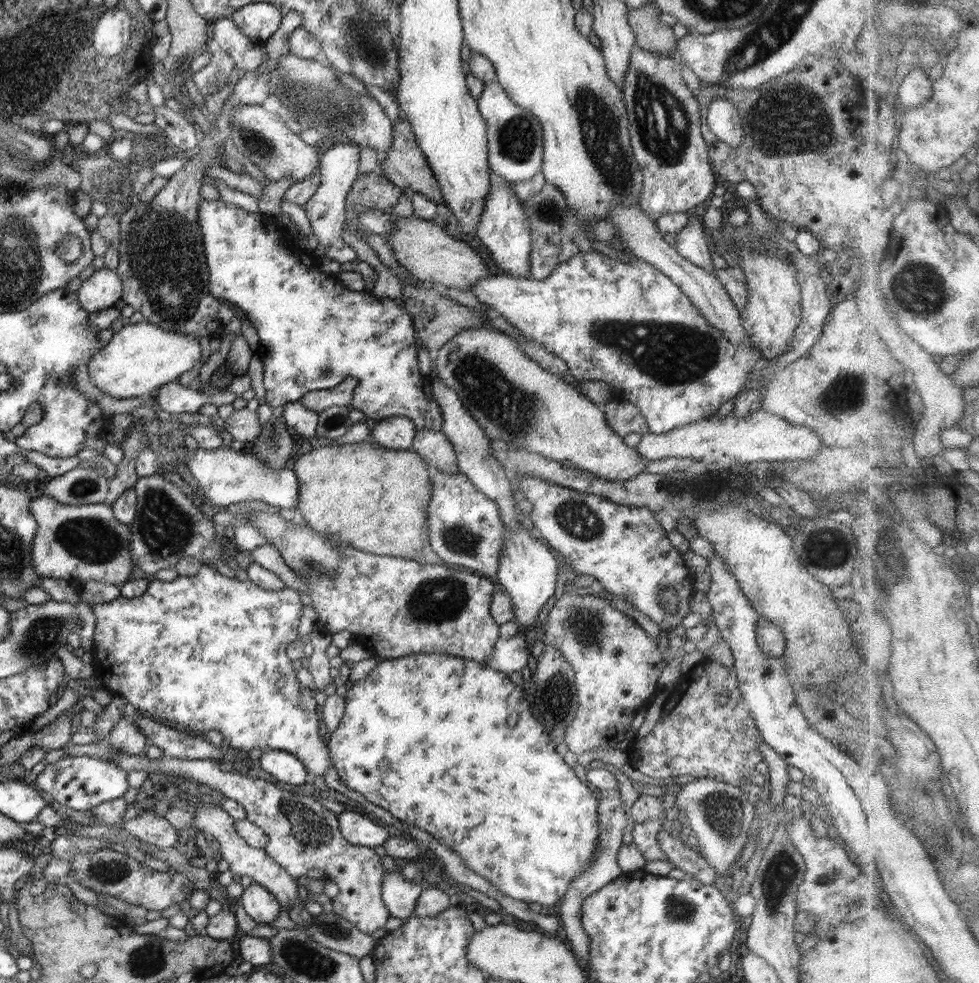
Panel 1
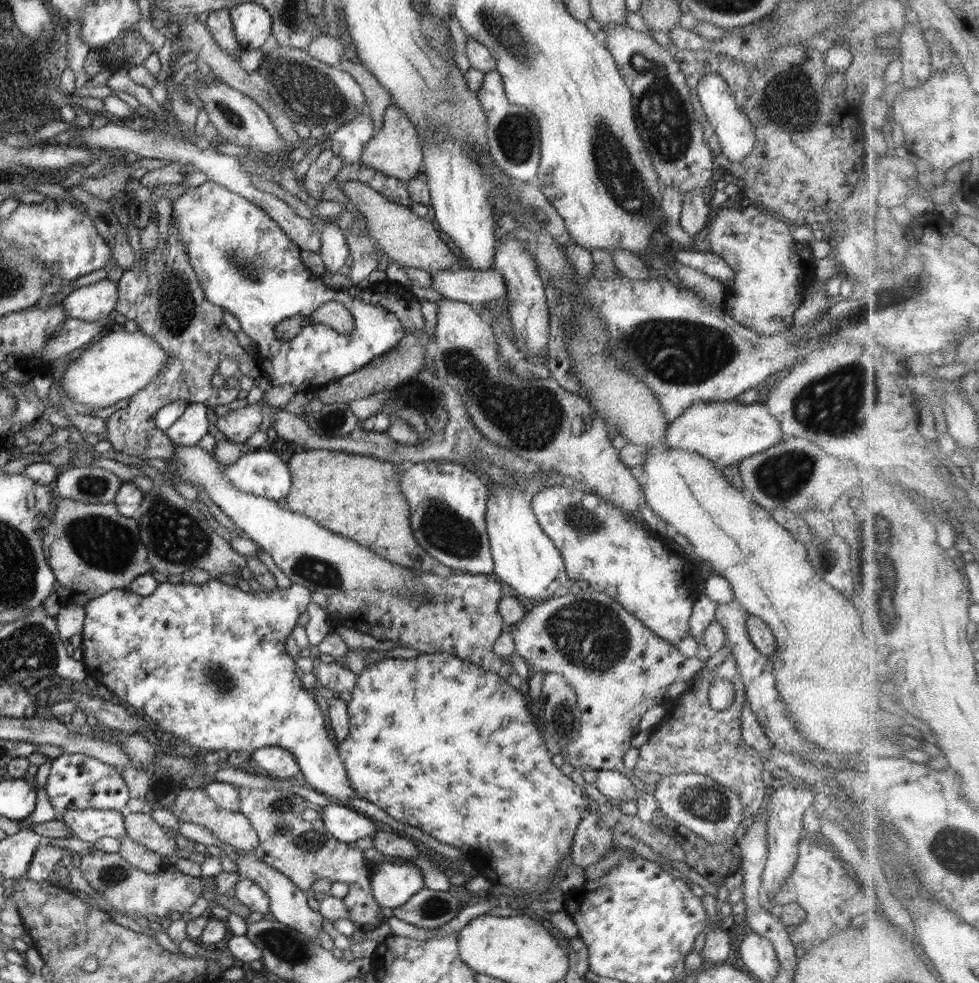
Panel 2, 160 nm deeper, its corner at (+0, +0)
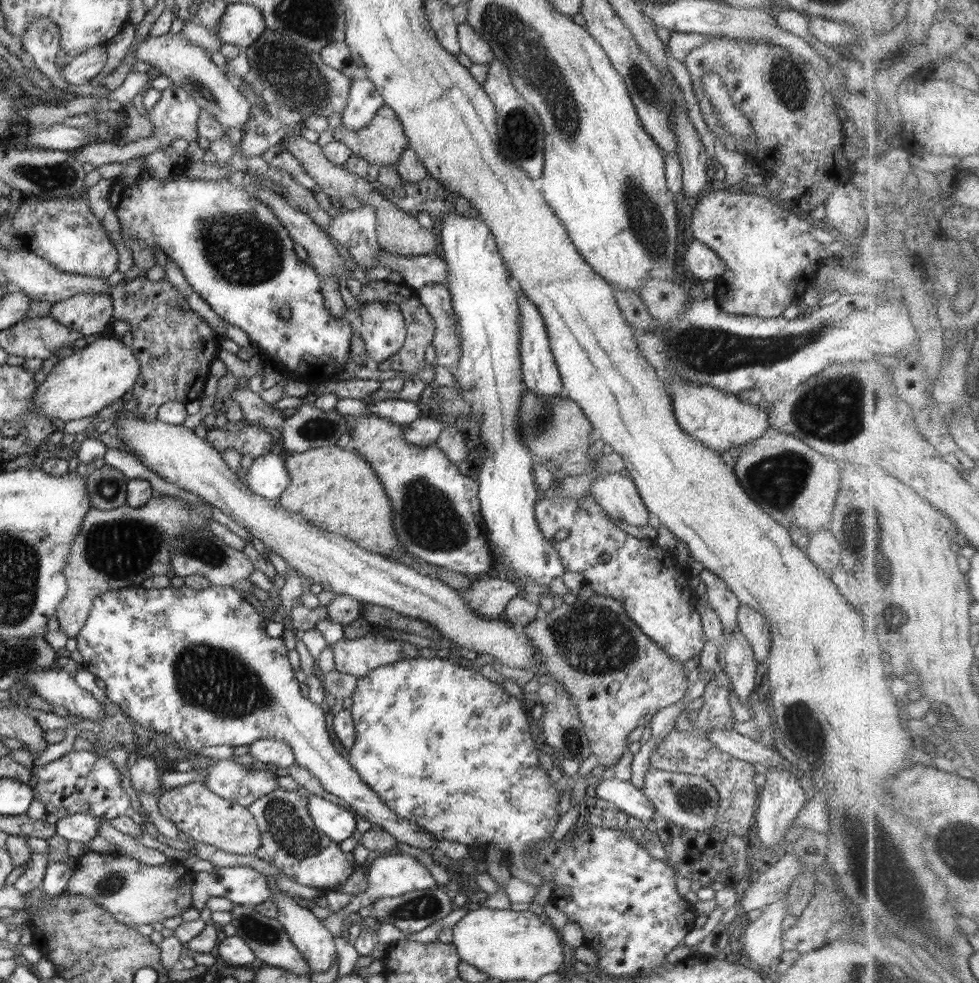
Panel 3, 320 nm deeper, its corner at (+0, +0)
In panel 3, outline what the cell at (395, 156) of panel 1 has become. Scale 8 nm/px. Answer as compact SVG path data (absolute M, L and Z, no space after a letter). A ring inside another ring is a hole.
M386 104L362 130L352 132L340 124L332 132L333 138L346 144L354 155L379 165L396 165L409 145L398 116Z

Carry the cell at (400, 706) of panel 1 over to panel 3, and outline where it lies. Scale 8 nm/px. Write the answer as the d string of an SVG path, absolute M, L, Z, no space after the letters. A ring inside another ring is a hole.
M418 656L372 670L366 677L357 680L356 689L351 697L353 705L350 712L354 719L356 740L354 746L350 747L345 756L362 780L374 789L384 804L398 814L398 817L416 823L433 834L437 840L451 840L468 846L481 844L480 846L485 849L486 846L482 846L482 844L498 844L506 854L505 860L515 852L528 859L540 845L552 839L554 826L561 818L558 814L559 797L556 787L554 787L556 780L548 774L547 770L538 768L538 756L544 748L537 744L534 746L536 735L533 721L526 717L522 701L509 695L503 689L502 684L486 679L481 672L476 672L464 661L458 661L451 657L424 658Z

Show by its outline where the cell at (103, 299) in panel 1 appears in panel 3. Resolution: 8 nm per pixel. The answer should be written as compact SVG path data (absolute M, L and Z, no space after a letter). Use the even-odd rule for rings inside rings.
M77 294L52 303L50 316L83 337L103 332L113 316L109 294Z

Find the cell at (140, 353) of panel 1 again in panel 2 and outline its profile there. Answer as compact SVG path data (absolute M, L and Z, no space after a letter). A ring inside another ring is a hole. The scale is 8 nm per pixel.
M114 328L67 364L61 386L78 404L112 409L116 402L134 396L154 379L161 368L167 365L168 357L168 353L150 335L144 334L144 330L130 333L123 328Z

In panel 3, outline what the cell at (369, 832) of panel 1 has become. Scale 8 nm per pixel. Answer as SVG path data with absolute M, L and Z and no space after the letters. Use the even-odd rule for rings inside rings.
M312 793L306 797L308 813L315 827L319 828L328 838L341 843L346 838L355 835L358 816L352 810L346 810L346 808Z

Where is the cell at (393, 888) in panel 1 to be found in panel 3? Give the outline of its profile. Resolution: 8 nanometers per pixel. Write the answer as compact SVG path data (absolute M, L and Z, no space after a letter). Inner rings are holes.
M400 851L388 852L385 854L379 854L379 857L374 859L370 864L366 866L368 869L368 888L361 892L361 894L353 895L350 899L348 906L344 907L337 913L331 913L327 918L322 918L322 924L334 935L341 936L344 932L343 926L344 919L352 912L357 912L363 906L370 906L373 902L376 902L378 898L382 897L395 897L400 896L406 891L416 889L428 889L435 888L436 881L434 877L428 871L428 868L416 857L411 856L408 853L401 853Z

